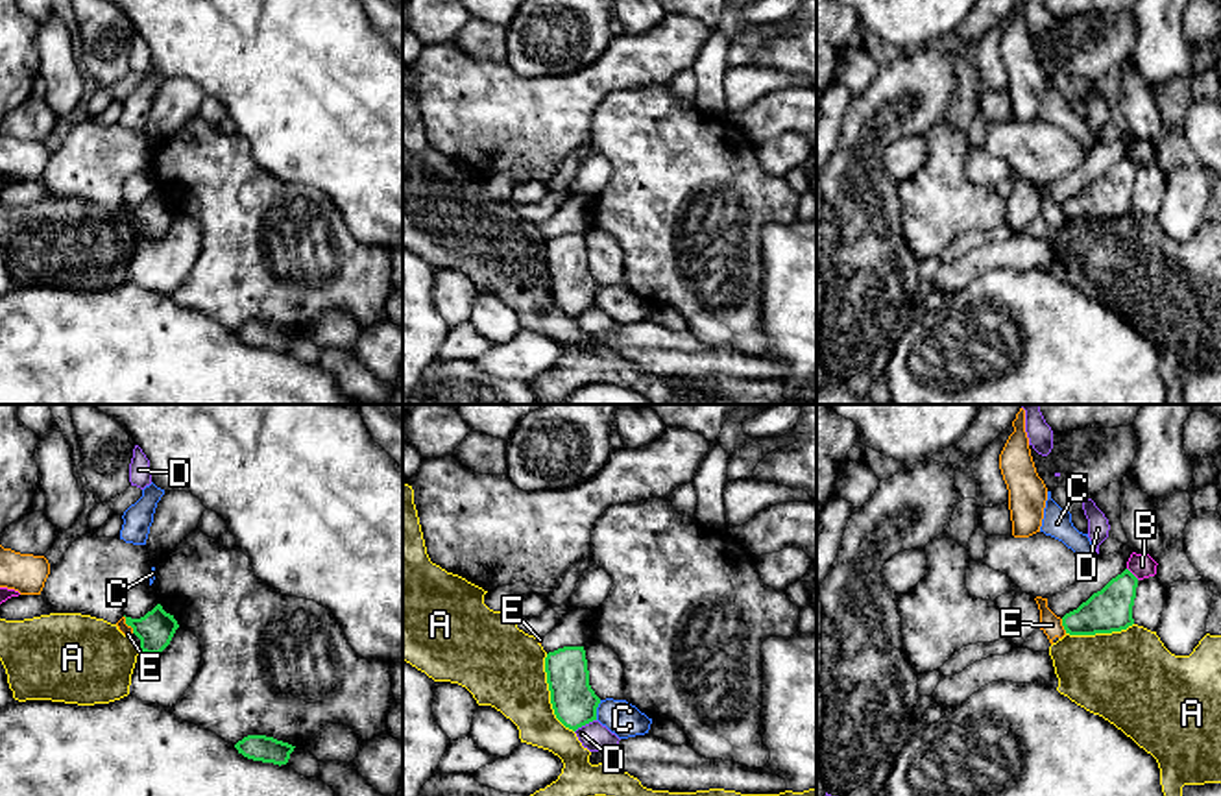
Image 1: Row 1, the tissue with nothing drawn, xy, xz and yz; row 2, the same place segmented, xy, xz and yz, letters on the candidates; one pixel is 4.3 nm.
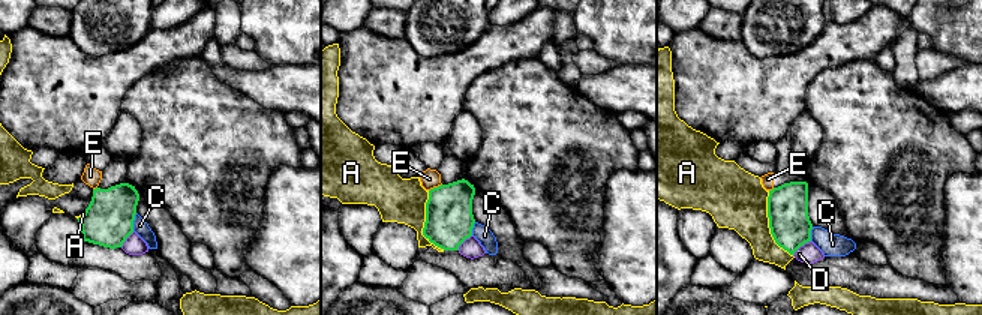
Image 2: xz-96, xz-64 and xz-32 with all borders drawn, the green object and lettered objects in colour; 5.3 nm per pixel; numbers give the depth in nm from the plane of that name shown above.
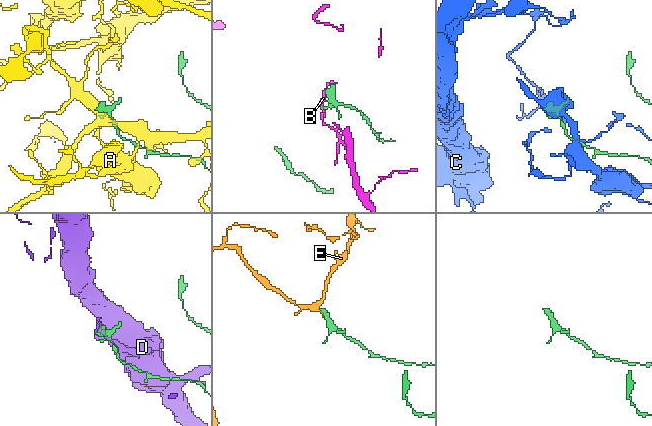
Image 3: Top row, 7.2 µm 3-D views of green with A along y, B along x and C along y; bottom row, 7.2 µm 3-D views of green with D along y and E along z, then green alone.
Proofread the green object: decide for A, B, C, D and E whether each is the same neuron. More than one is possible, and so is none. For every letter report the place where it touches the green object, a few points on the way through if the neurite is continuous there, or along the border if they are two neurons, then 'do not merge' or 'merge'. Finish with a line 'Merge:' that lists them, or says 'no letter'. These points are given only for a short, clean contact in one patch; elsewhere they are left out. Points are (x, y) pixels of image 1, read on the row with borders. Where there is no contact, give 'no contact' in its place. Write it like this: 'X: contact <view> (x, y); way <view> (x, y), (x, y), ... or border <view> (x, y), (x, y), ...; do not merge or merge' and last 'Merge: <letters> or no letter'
A: contact xz (551, 695); do not merge
B: contact yz (1131, 573); border yz (1127, 567), (1138, 578); do not merge
C: contact xz (595, 710); do not merge
D: contact xz (584, 724); do not merge
E: contact yz (1063, 625); border yz (1061, 619), (1066, 632); do not merge
Merge: no letter

